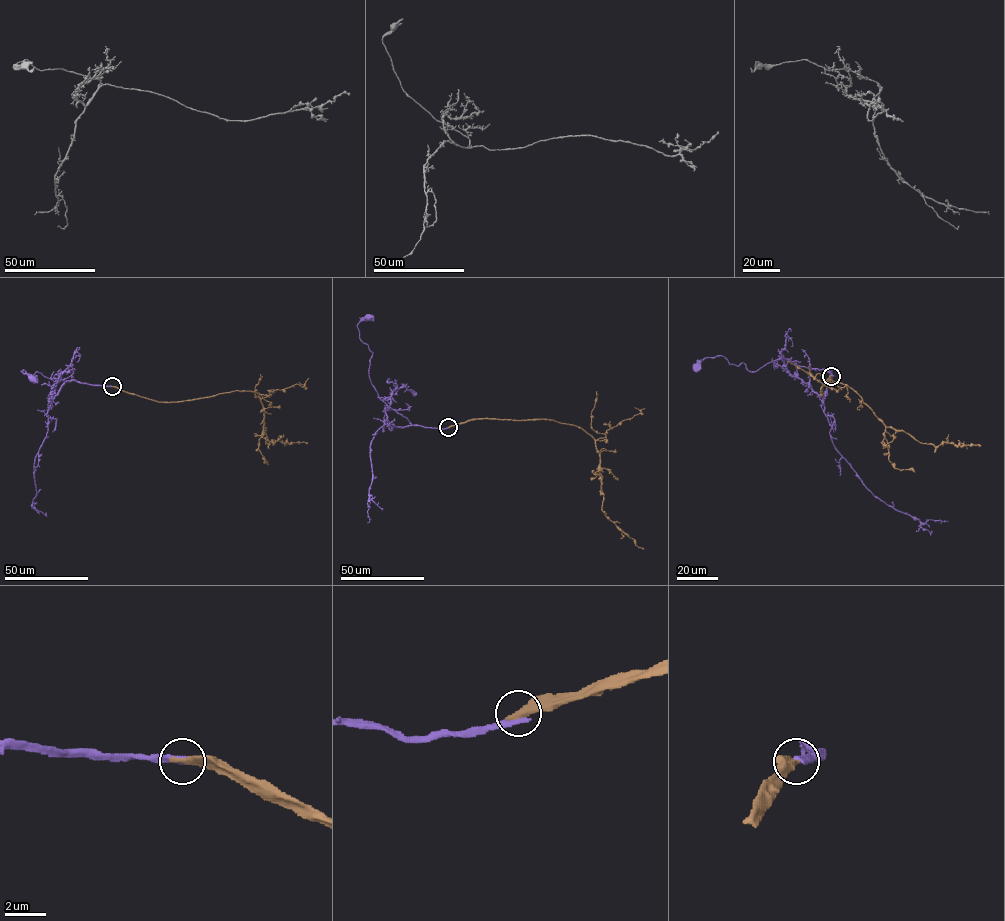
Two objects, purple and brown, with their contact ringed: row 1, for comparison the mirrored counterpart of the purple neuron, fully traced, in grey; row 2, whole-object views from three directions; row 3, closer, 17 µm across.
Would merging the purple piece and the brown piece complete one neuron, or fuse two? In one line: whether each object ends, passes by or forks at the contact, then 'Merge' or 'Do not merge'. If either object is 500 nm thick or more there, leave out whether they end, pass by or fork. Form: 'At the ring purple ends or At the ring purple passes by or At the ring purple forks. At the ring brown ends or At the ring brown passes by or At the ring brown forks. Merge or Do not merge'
At the ring purple ends. At the ring brown ends. Do not merge

